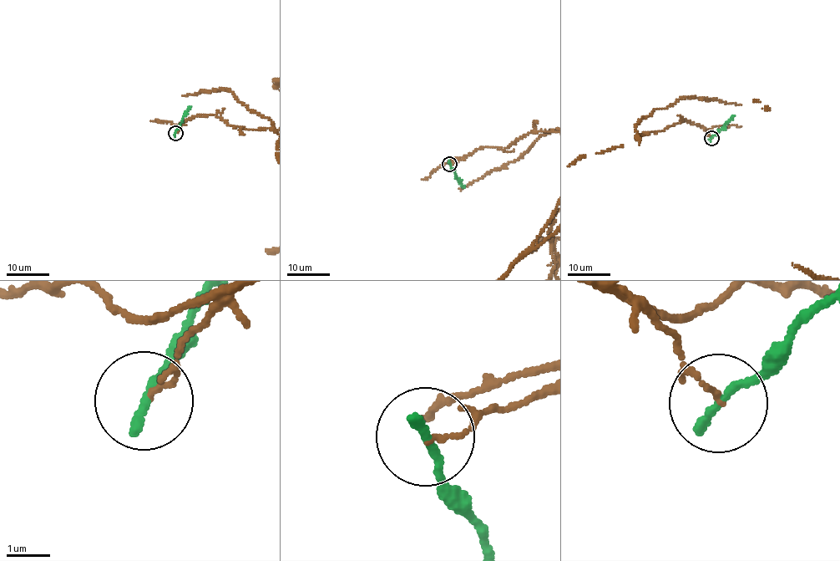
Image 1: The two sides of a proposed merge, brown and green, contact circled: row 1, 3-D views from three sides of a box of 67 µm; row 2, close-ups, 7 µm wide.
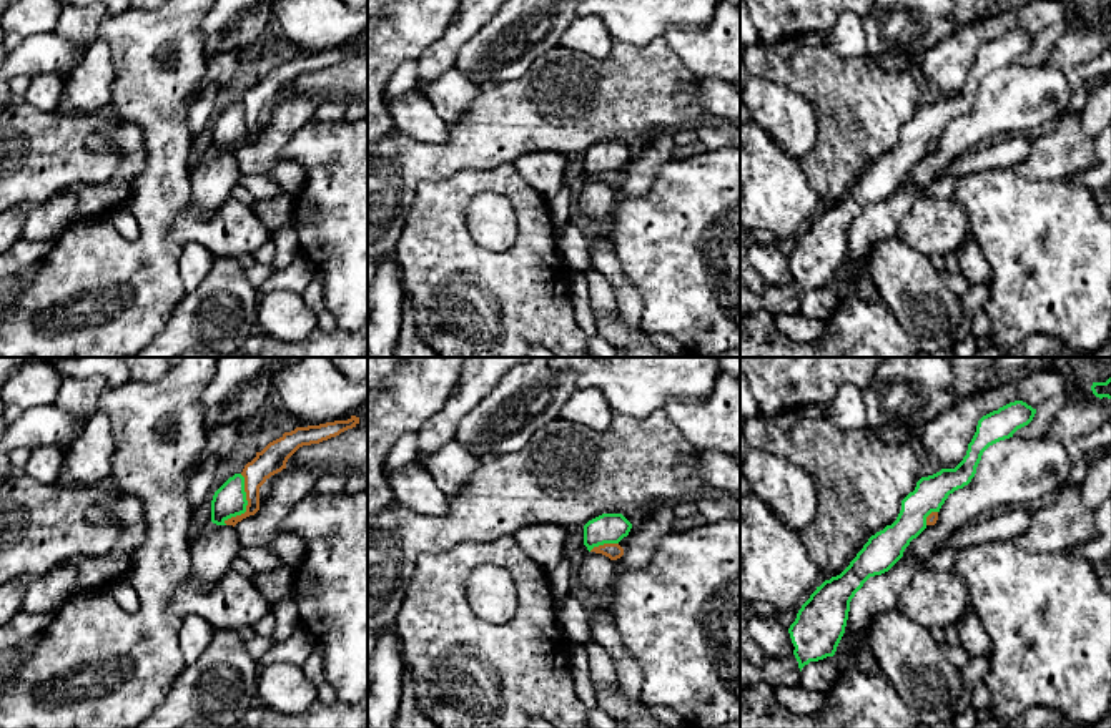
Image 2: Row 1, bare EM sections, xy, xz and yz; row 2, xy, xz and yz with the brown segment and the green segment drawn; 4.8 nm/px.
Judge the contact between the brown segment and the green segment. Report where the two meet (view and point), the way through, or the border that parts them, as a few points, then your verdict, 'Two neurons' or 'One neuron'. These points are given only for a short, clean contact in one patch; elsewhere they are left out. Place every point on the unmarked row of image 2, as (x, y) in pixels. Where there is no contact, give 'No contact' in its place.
Touches brown at xy (248, 132). Boundary: xy (241, 102), (246, 137), (232, 143), (225, 152). Two neurons

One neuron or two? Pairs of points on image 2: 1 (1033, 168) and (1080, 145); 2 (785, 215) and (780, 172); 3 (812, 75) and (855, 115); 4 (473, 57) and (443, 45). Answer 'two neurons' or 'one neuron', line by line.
1: one neuron
2: one neuron
3: one neuron
4: two neurons

